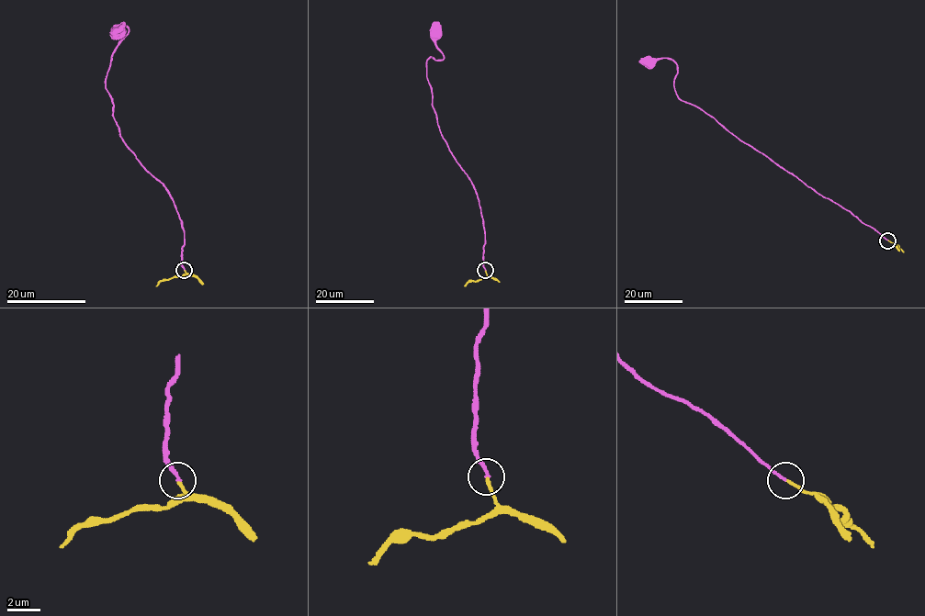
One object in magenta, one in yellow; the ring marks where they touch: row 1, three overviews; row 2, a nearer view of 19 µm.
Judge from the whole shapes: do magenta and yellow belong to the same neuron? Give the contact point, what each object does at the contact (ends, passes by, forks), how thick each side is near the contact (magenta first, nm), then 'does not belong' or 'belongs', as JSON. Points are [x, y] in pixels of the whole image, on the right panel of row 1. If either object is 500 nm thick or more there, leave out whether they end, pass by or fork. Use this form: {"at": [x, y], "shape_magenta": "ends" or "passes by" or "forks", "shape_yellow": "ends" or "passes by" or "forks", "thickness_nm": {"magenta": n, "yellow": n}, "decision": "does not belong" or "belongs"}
{"at": [887, 240], "shape_magenta": "ends", "shape_yellow": "ends", "thickness_nm": {"magenta": 170, "yellow": 180}, "decision": "belongs"}

